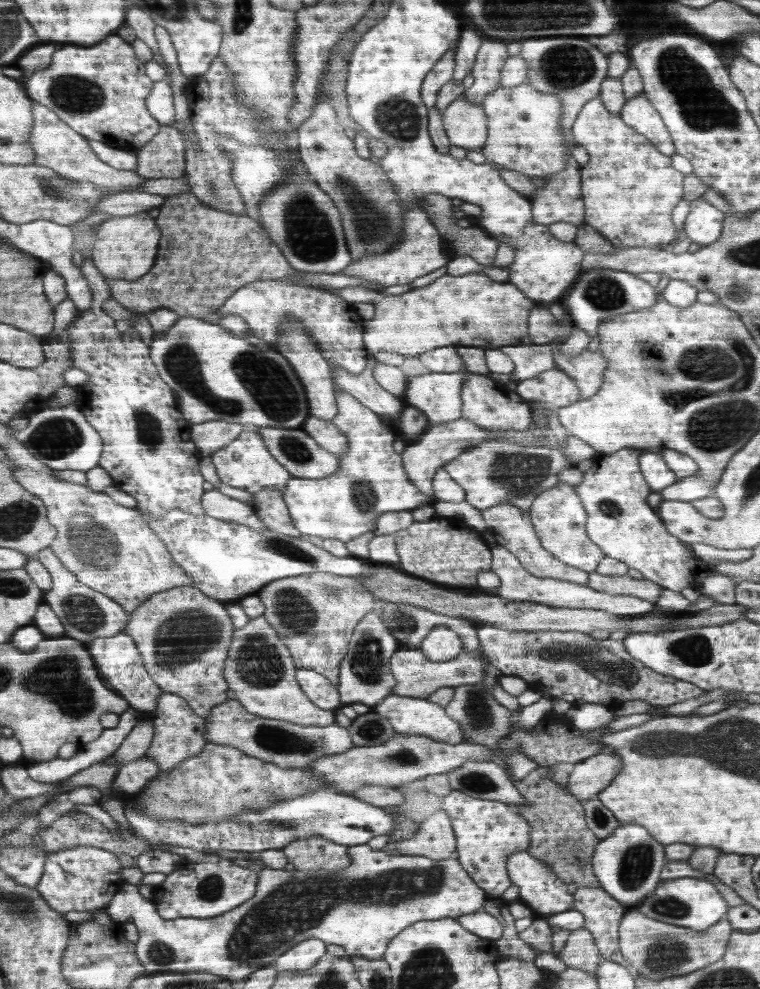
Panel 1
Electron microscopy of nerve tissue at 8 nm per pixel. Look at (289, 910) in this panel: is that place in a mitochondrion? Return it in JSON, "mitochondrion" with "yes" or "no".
{"mitochondrion":"yes"}

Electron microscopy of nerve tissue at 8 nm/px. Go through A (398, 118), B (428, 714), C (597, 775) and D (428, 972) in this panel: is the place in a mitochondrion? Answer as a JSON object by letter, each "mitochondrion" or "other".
{"A":"mitochondrion","B":"other","C":"other","D":"mitochondrion"}

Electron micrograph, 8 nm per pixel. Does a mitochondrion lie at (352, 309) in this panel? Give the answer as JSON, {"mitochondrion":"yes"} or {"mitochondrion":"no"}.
{"mitochondrion":"no"}

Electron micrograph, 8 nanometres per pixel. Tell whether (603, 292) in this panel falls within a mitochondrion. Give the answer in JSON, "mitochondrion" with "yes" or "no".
{"mitochondrion":"yes"}

